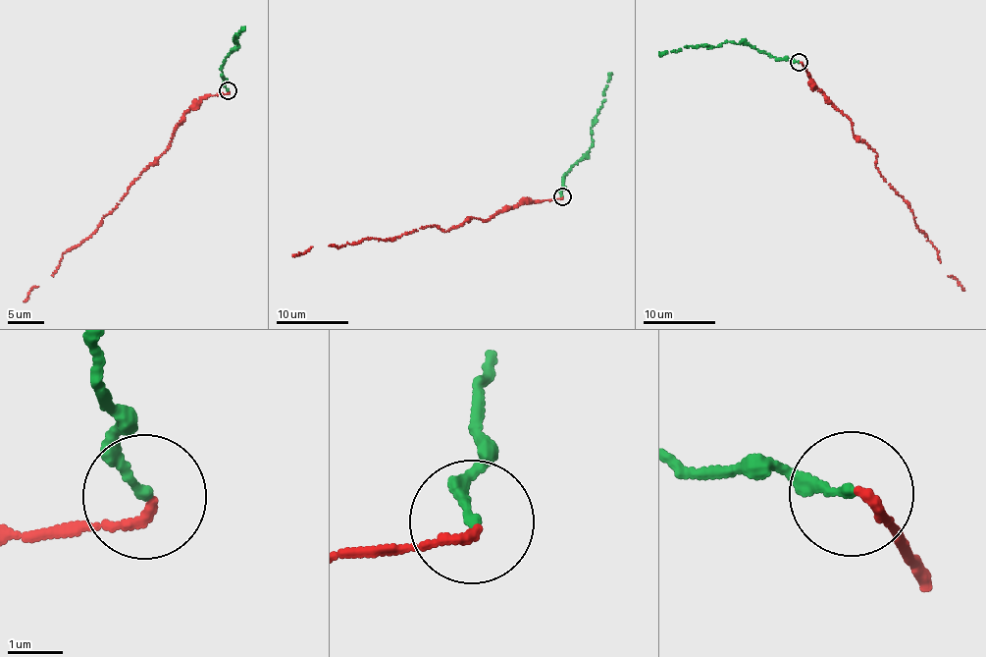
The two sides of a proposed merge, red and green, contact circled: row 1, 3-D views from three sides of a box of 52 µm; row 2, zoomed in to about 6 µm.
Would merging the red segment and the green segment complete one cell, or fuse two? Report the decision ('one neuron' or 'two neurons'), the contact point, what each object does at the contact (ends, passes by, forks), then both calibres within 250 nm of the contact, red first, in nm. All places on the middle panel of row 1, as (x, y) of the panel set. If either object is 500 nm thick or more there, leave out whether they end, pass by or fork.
one neuron; place (562, 196); red ends; green ends; calibres 150 and 160 nm

